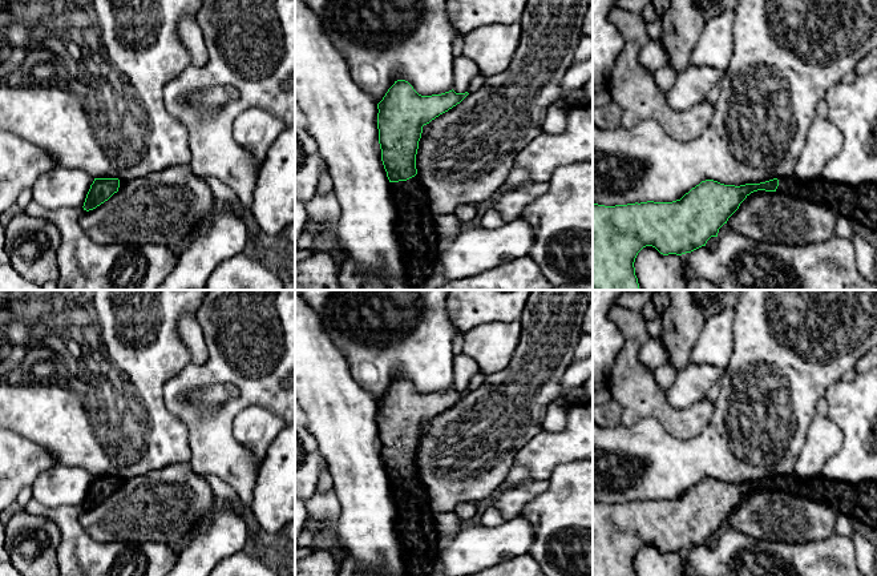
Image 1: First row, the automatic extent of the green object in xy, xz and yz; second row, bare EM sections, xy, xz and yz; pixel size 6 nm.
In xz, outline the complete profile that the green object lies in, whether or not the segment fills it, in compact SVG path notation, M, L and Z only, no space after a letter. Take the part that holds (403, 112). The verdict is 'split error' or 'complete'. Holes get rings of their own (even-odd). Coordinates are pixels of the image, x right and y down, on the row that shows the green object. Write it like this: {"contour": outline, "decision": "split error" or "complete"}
{"contour": "M397 80L377 104L377 129L381 161L391 182L391 193L399 221L405 226L399 230L400 242L405 249L404 265L409 281L421 282L432 275L438 258L435 221L428 196L417 176L416 154L423 126L440 114L460 104L469 93L453 89L441 94L421 96L405 80Z", "decision": "split error"}

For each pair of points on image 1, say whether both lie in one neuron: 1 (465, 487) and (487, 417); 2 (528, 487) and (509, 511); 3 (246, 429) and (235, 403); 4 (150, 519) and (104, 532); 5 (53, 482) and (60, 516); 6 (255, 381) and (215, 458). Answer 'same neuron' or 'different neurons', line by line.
1: same neuron
2: same neuron
3: different neurons
4: same neuron
5: different neurons
6: same neuron

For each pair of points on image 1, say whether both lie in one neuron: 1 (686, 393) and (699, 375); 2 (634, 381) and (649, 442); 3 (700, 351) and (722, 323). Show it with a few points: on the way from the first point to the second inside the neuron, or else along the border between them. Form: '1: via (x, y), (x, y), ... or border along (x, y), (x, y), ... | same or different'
1: via (687, 389), (695, 379) | same
2: border along (621, 423), (633, 426), (655, 418), (671, 434) | different
3: via (707, 345), (716, 335), (718, 330) | same

